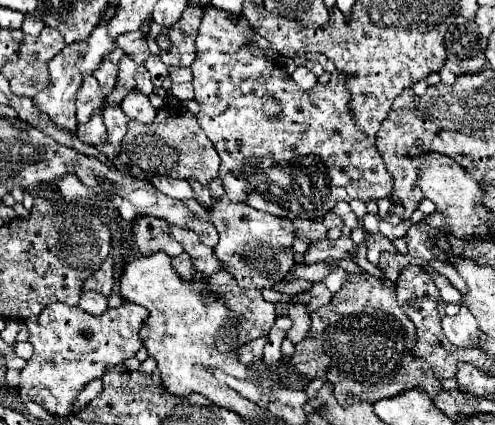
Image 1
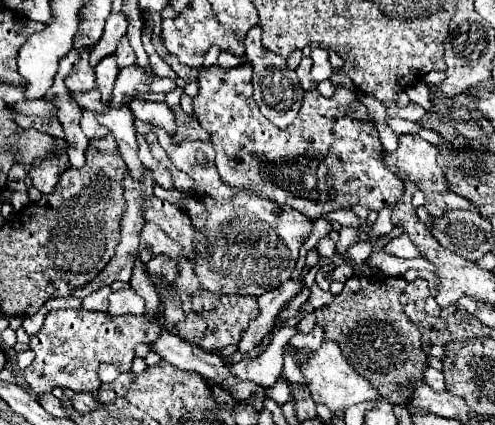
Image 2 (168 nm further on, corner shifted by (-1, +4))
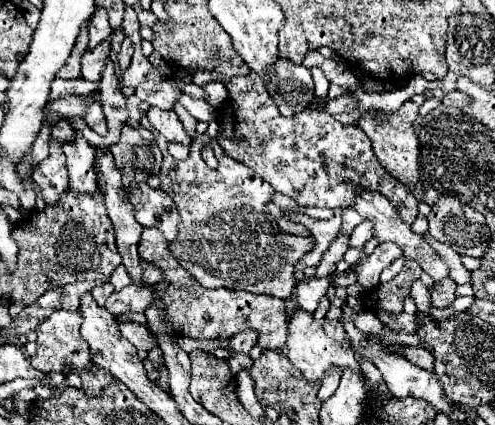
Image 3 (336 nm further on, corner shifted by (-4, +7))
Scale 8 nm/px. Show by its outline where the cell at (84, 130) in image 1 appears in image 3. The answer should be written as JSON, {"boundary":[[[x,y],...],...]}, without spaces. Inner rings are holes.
{"boundary":[[[93,102],[91,106],[87,106],[87,112],[85,112],[85,122],[87,126],[97,132],[97,134],[107,134],[107,124],[105,124],[105,116],[103,116],[103,110],[101,110],[101,104],[99,102]]]}

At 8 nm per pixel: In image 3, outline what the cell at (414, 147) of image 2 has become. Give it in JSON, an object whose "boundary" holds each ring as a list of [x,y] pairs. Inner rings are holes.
{"boundary":[[[409,100],[403,104],[397,112],[389,114],[381,124],[371,116],[361,116],[357,126],[369,136],[371,140],[371,148],[377,156],[377,160],[381,162],[381,166],[397,180],[401,180],[405,186],[411,188],[411,192],[417,196],[417,200],[423,200],[423,190],[421,190],[421,168],[419,168],[419,140],[415,136],[413,129],[413,121],[419,116],[419,108],[412,101]]]}

